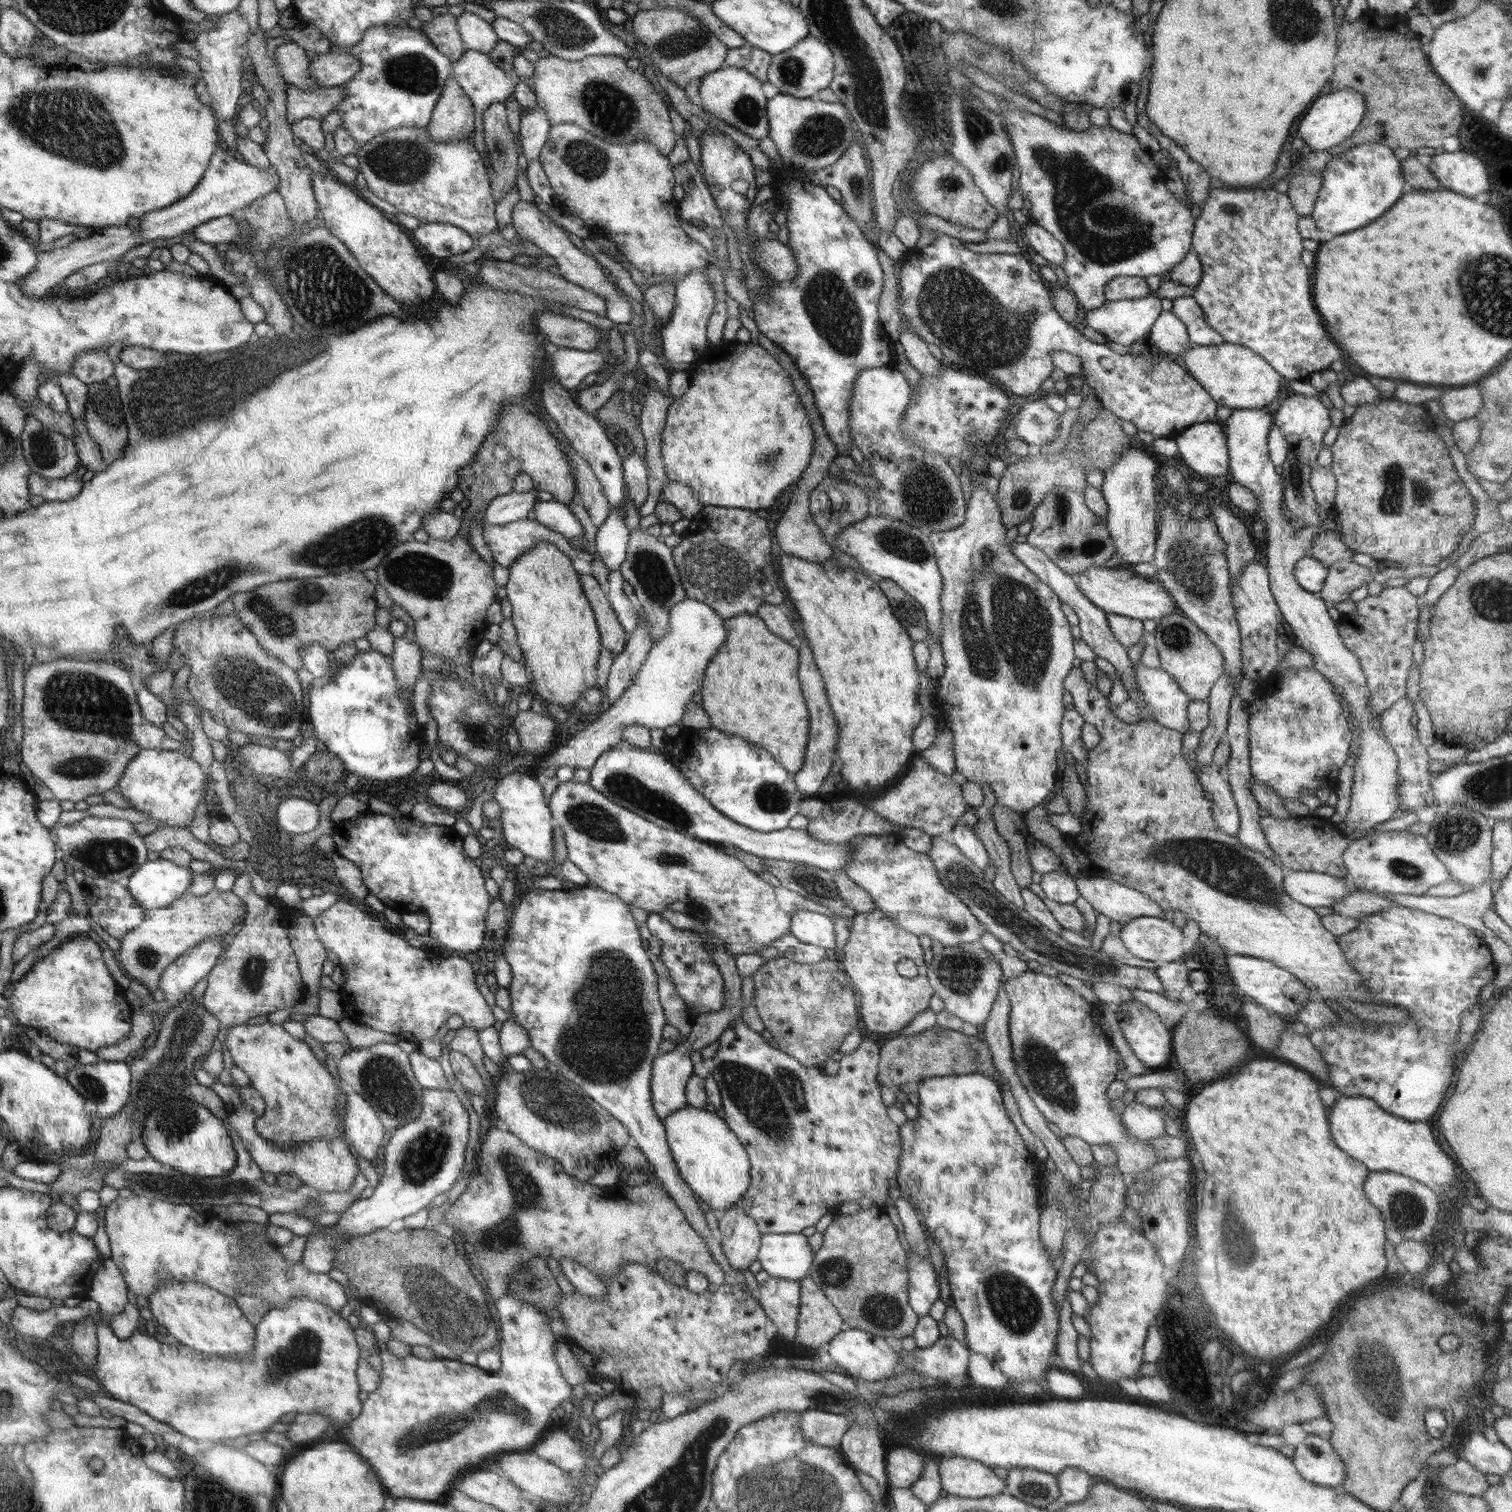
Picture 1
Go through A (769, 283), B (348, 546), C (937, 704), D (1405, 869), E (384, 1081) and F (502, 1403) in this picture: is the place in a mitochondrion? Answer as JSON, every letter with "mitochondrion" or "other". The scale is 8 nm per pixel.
{"A":"other","B":"mitochondrion","C":"other","D":"mitochondrion","E":"mitochondrion","F":"mitochondrion"}

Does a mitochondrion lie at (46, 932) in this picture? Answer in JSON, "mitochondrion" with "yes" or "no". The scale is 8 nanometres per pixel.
{"mitochondrion":"no"}

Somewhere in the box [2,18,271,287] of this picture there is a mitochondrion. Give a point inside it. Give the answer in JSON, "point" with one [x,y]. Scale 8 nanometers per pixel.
{"point":[47,118]}

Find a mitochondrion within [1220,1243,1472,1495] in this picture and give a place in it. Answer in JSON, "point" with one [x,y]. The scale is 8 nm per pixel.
{"point":[1368,1359]}

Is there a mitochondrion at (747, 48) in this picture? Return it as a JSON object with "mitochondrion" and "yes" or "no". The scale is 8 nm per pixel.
{"mitochondrion":"no"}

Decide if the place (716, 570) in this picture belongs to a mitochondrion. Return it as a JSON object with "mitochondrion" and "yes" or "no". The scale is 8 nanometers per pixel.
{"mitochondrion":"yes"}

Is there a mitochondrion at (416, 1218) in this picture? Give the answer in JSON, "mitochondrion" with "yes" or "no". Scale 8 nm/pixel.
{"mitochondrion":"no"}

